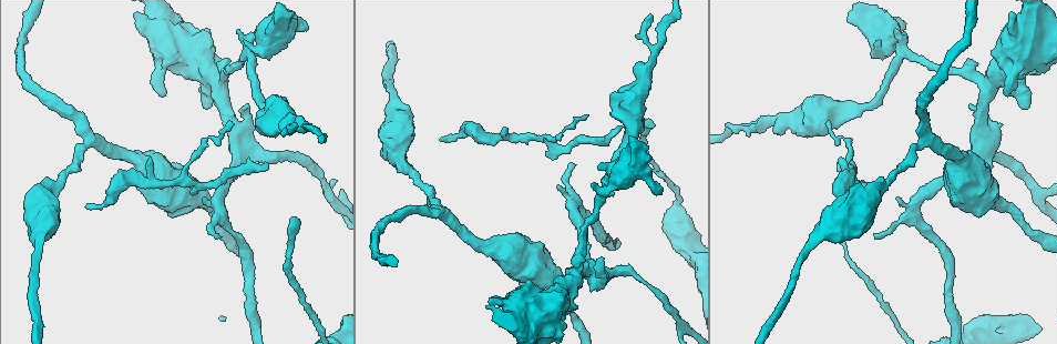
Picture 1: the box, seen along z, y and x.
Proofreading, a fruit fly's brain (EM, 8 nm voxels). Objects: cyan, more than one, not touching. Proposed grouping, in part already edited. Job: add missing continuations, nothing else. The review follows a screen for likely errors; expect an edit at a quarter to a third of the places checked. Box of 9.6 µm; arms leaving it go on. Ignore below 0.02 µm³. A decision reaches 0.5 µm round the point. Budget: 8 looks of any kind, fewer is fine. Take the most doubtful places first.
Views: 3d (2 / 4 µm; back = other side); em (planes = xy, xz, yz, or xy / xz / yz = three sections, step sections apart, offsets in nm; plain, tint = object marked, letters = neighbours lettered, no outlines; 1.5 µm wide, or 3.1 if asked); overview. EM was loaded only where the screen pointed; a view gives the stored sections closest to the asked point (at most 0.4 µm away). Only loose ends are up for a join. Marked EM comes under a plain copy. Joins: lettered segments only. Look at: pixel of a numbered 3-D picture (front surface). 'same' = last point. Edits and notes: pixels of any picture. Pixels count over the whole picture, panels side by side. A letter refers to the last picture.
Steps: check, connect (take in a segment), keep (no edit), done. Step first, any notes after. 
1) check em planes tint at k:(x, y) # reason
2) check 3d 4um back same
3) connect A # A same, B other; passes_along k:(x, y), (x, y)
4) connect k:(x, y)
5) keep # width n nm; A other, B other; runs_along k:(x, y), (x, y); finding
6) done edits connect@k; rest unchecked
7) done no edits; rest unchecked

check em planes letters at 1:(839, 165) # end of a long branch

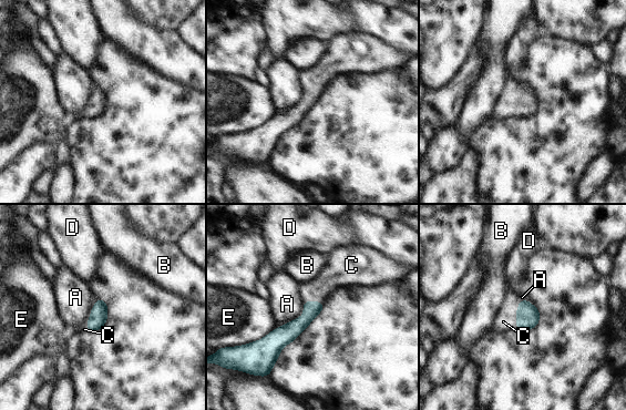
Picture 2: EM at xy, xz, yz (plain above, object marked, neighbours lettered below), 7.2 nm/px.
connect C # A other, B other, C same, D other, E other; passes_along 2:(527, 317), (516, 315), (505, 319); it goes on there

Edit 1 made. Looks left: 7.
check overview # see it whole again

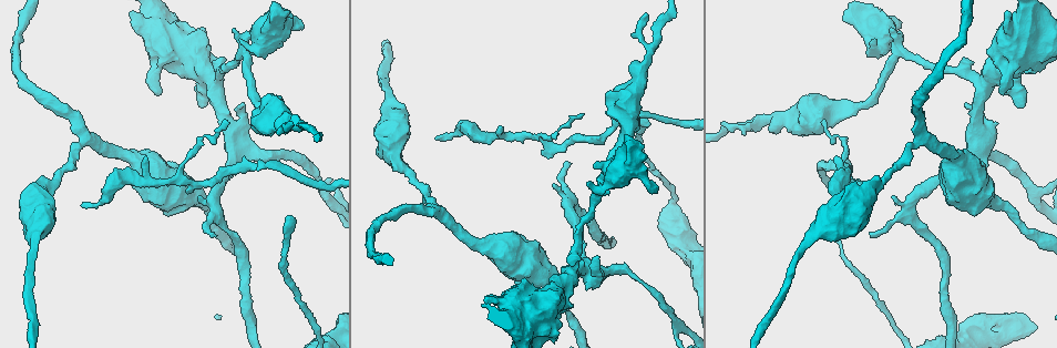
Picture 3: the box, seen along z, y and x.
check em planes letters at 3:(897, 28) # thick end

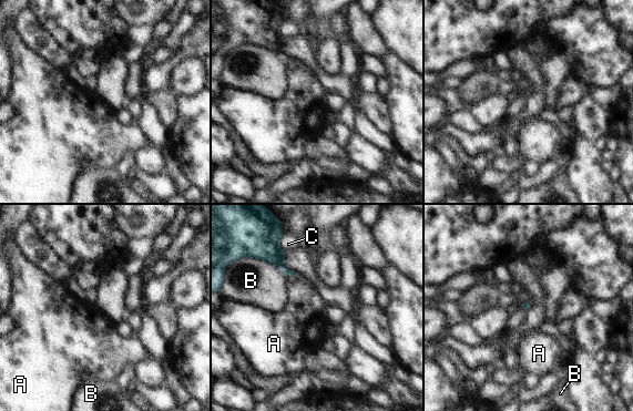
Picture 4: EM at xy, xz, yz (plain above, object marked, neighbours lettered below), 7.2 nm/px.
keep # A other, B other, C other; border 4:(297, 273), (286, 277); no lettered segment goes on from it

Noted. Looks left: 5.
check em xz step 8 letters at 3:(834, 158) # free end

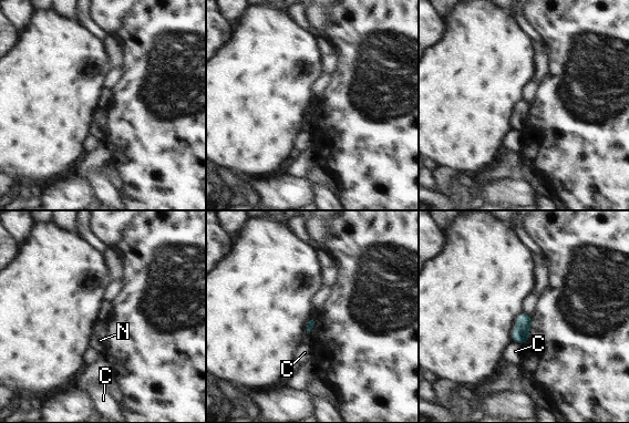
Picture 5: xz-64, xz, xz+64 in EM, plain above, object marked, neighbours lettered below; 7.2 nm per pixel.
keep # C other, N other; border 5:(313, 327), (307, 333); none of them fits

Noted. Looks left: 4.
done edits connect@2; rest unchecked

